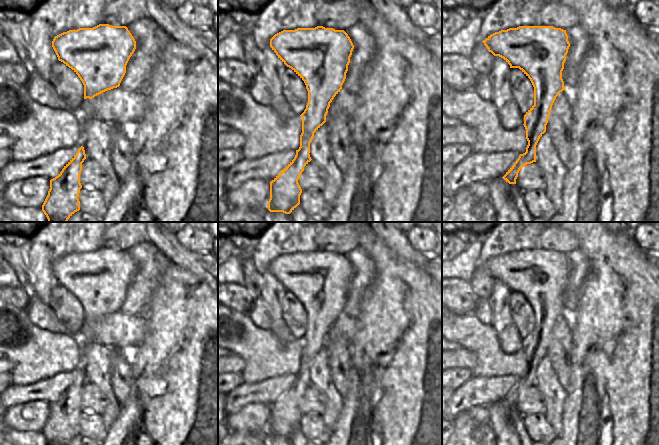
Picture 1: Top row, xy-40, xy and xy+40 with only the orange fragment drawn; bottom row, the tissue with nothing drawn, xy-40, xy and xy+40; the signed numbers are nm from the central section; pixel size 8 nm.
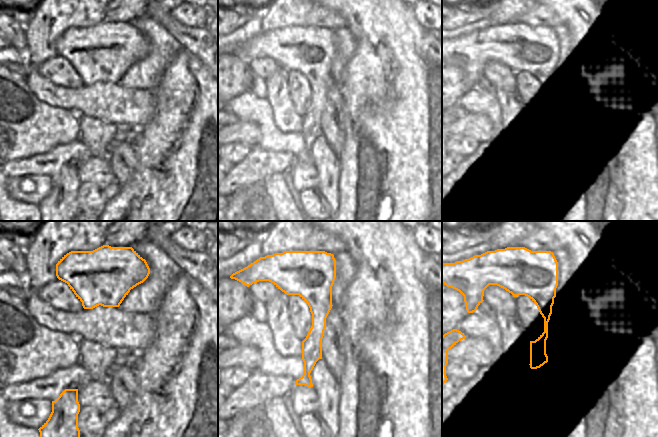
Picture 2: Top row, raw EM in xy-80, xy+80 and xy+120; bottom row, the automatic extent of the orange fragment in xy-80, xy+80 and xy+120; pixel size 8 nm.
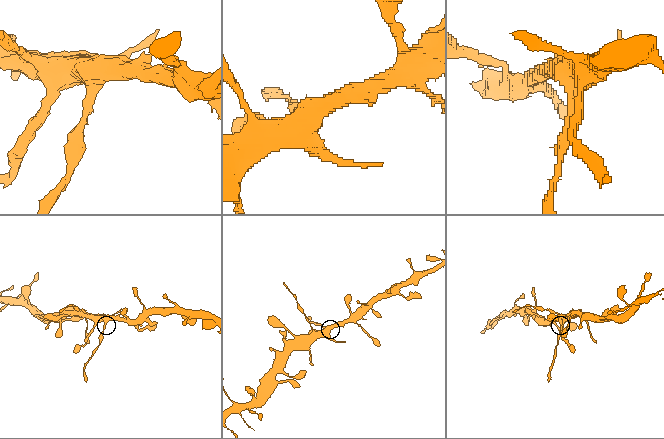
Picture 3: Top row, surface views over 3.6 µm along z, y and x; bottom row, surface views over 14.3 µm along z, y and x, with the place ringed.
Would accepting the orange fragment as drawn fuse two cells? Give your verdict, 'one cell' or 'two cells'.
two cells

